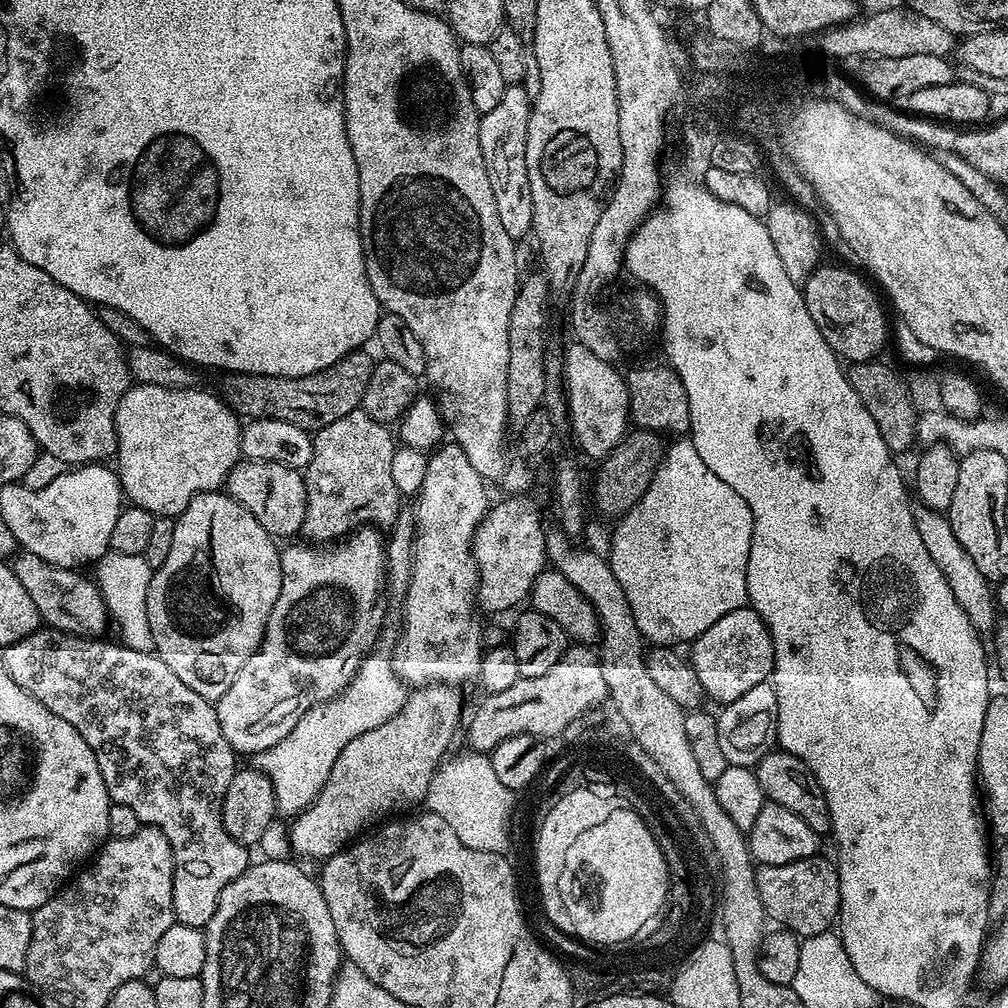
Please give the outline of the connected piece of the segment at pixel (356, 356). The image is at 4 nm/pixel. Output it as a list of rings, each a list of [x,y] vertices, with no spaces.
[[[364,350],[351,352],[334,366],[305,376],[254,376],[250,372],[229,372],[223,377],[219,391],[224,403],[237,417],[278,418],[282,422],[294,422],[294,426],[315,434],[330,426],[330,422],[338,422],[338,418],[346,418],[346,414],[361,407],[374,365],[373,358],[366,353]]]

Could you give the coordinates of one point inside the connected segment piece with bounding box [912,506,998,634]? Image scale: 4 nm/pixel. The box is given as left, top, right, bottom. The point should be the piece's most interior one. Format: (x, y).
(974, 592)

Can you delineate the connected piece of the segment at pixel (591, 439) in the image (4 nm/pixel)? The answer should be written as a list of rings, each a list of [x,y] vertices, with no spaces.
[[[575,342],[562,352],[564,375],[562,383],[568,398],[570,432],[576,435],[580,448],[588,456],[603,458],[618,446],[630,428],[628,415],[628,386],[615,363],[598,358]]]

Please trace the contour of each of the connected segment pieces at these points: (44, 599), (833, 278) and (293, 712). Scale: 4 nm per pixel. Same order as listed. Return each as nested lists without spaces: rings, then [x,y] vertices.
[[[23,550],[15,553],[10,564],[18,582],[22,582],[26,594],[38,606],[41,621],[49,628],[56,628],[59,632],[69,632],[71,636],[87,636],[100,638],[104,631],[110,628],[108,608],[99,588],[91,579],[79,576],[79,571],[70,568],[59,568],[56,564],[38,558],[38,554]]]
[[[817,266],[802,285],[806,310],[810,310],[814,326],[818,326],[822,338],[826,338],[837,357],[845,361],[859,362],[879,357],[884,339],[890,336],[890,320],[884,317],[879,298],[858,273],[848,268],[824,267]]]
[[[361,526],[343,537],[342,542],[328,542],[323,546],[299,542],[300,544],[292,544],[288,549],[285,547],[281,551],[282,590],[278,594],[278,602],[274,602],[274,610],[270,610],[270,618],[266,622],[262,642],[258,646],[258,650],[254,650],[254,654],[250,654],[246,666],[242,666],[242,670],[238,670],[238,678],[234,678],[234,682],[230,682],[230,690],[226,690],[226,694],[222,694],[222,698],[215,701],[218,726],[222,726],[222,734],[226,734],[226,742],[230,742],[230,746],[236,753],[244,755],[245,752],[248,758],[252,758],[257,753],[270,750],[275,743],[285,739],[308,710],[316,704],[334,699],[347,689],[348,684],[357,674],[360,661],[373,651],[372,643],[376,640],[376,634],[380,630],[380,619],[384,616],[383,610],[380,609],[380,591],[385,591],[386,588],[386,540],[384,536],[382,538],[376,532],[379,531],[375,527]]]

